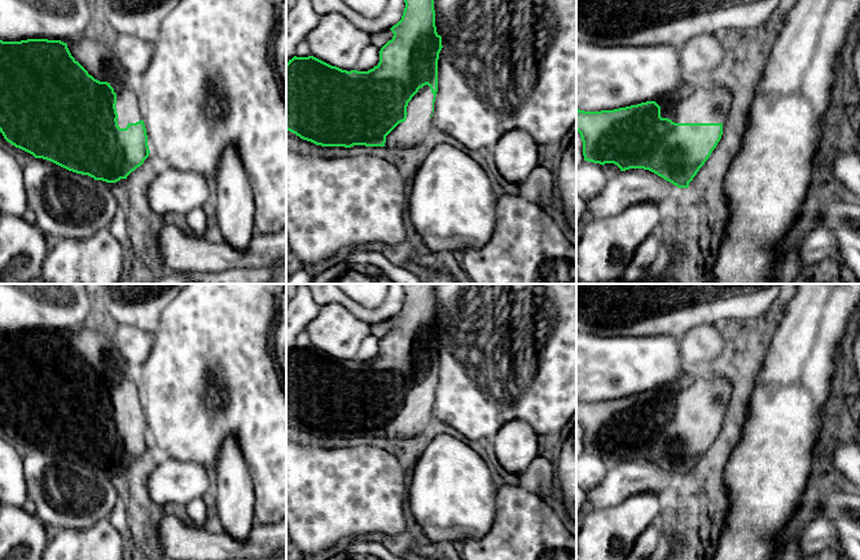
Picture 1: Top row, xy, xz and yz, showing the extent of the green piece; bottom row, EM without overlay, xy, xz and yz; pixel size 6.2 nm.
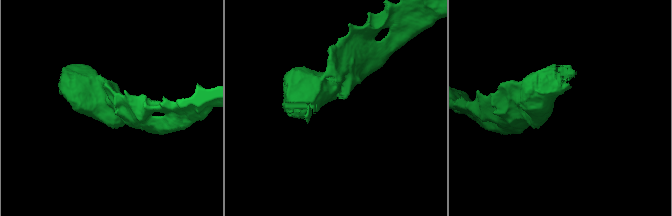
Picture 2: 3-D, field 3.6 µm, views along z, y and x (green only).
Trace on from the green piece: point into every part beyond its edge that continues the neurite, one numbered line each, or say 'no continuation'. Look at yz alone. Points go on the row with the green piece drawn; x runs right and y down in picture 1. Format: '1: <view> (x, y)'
1: yz (716, 99)

